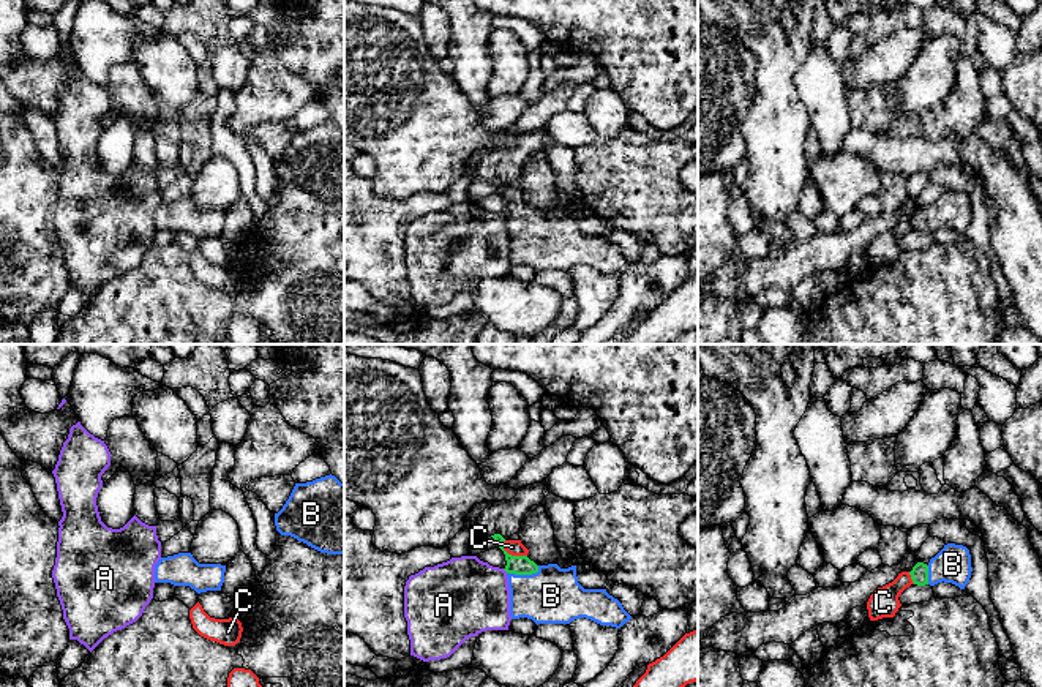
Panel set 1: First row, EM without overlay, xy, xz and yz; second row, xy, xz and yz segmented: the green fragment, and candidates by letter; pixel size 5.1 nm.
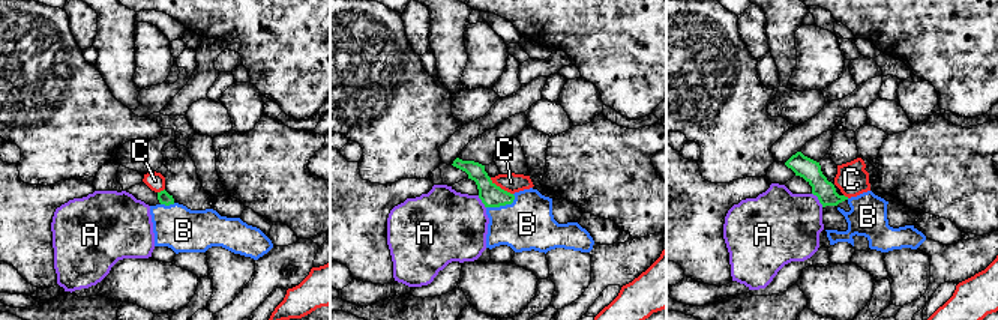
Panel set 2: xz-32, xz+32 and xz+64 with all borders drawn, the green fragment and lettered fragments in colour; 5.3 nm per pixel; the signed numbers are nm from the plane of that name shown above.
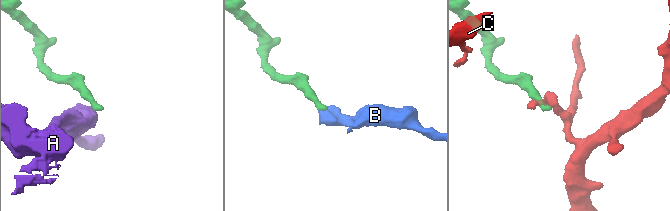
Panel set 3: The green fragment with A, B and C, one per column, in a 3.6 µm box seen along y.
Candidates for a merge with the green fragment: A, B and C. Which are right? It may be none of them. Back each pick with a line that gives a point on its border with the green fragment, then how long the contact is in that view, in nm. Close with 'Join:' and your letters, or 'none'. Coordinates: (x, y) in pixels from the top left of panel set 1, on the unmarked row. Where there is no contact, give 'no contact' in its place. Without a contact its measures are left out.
B: contact xz (524, 220); length 170 nm
Join: B

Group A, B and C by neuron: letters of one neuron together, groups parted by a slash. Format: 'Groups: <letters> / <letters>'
Groups: A / B / C

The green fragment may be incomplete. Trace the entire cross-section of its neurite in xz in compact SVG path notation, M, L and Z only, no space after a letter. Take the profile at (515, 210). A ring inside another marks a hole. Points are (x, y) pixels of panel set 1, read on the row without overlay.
M500 180L491 182L505 201L505 218L510 235L512 265L527 264L538 270L570 270L575 265L586 264L600 272L620 275L632 262L622 250L609 242L606 235L584 235L578 229L576 212L560 215L557 210L537 212L527 202L512 202L504 196L505 185Z

